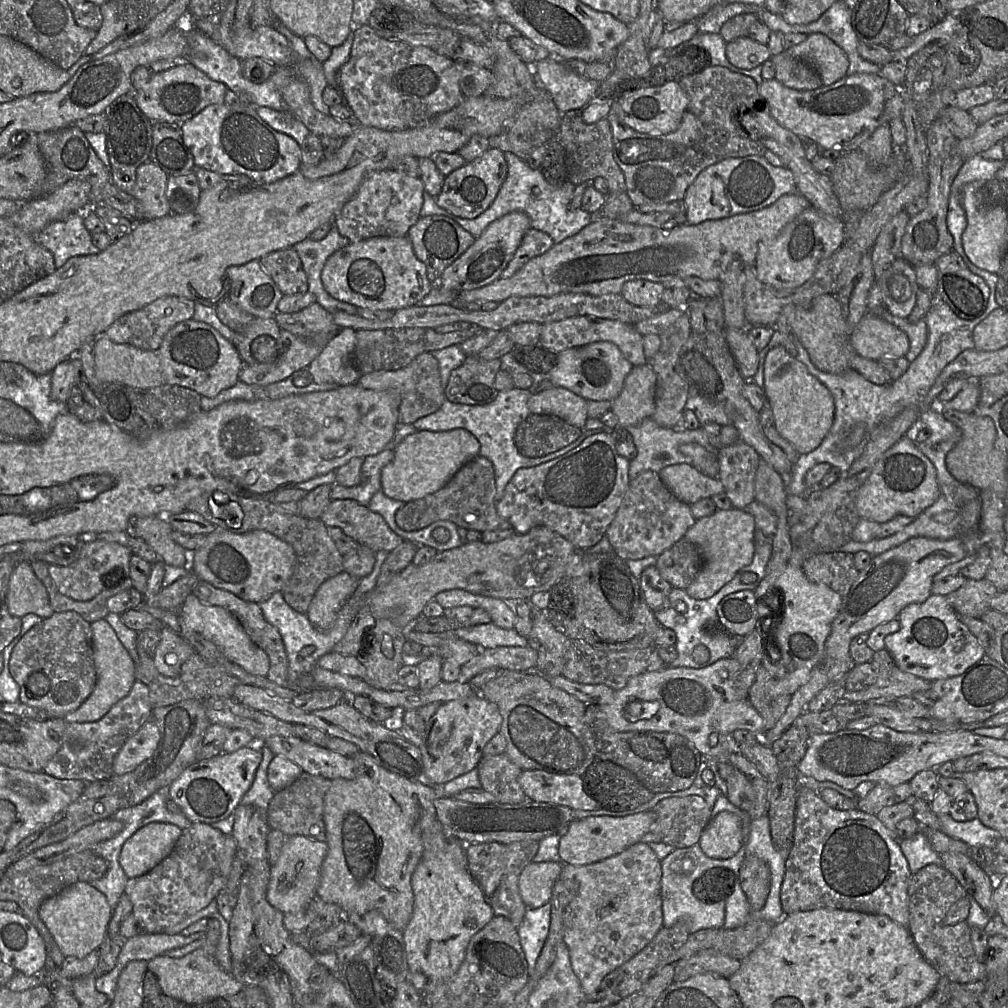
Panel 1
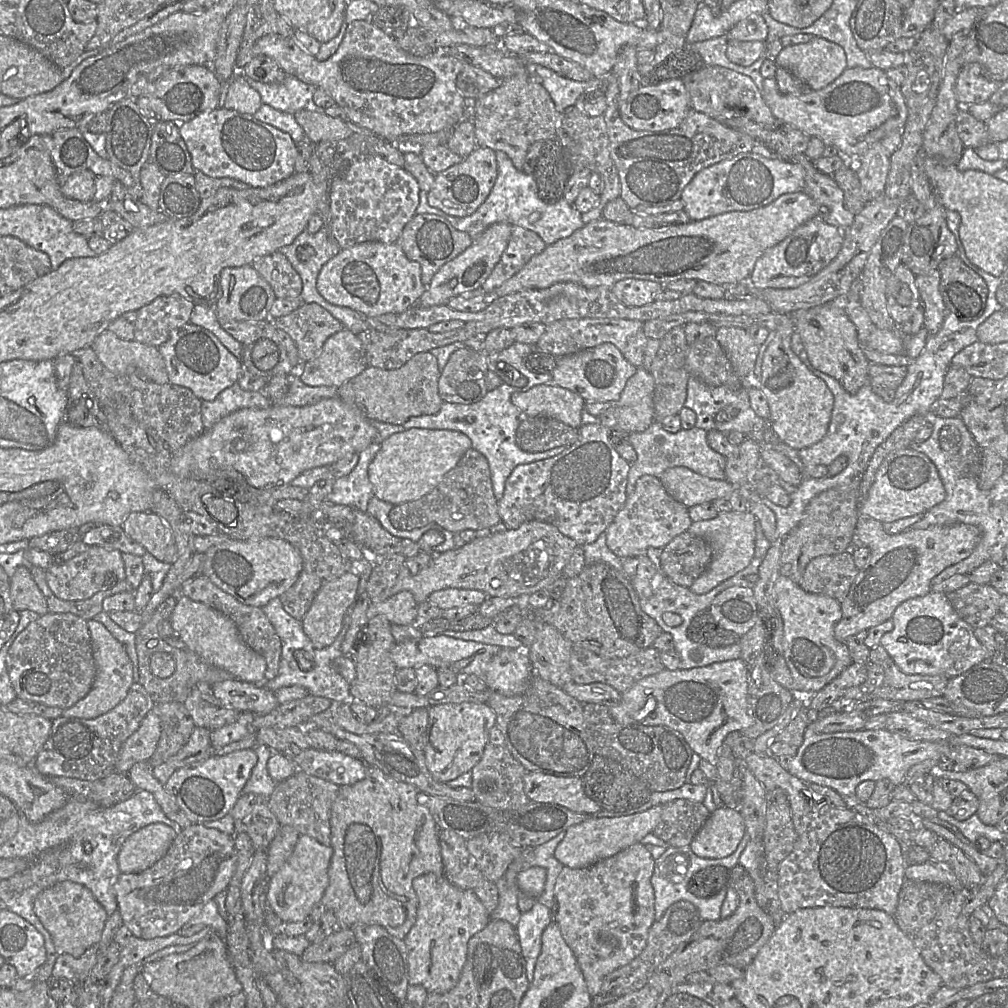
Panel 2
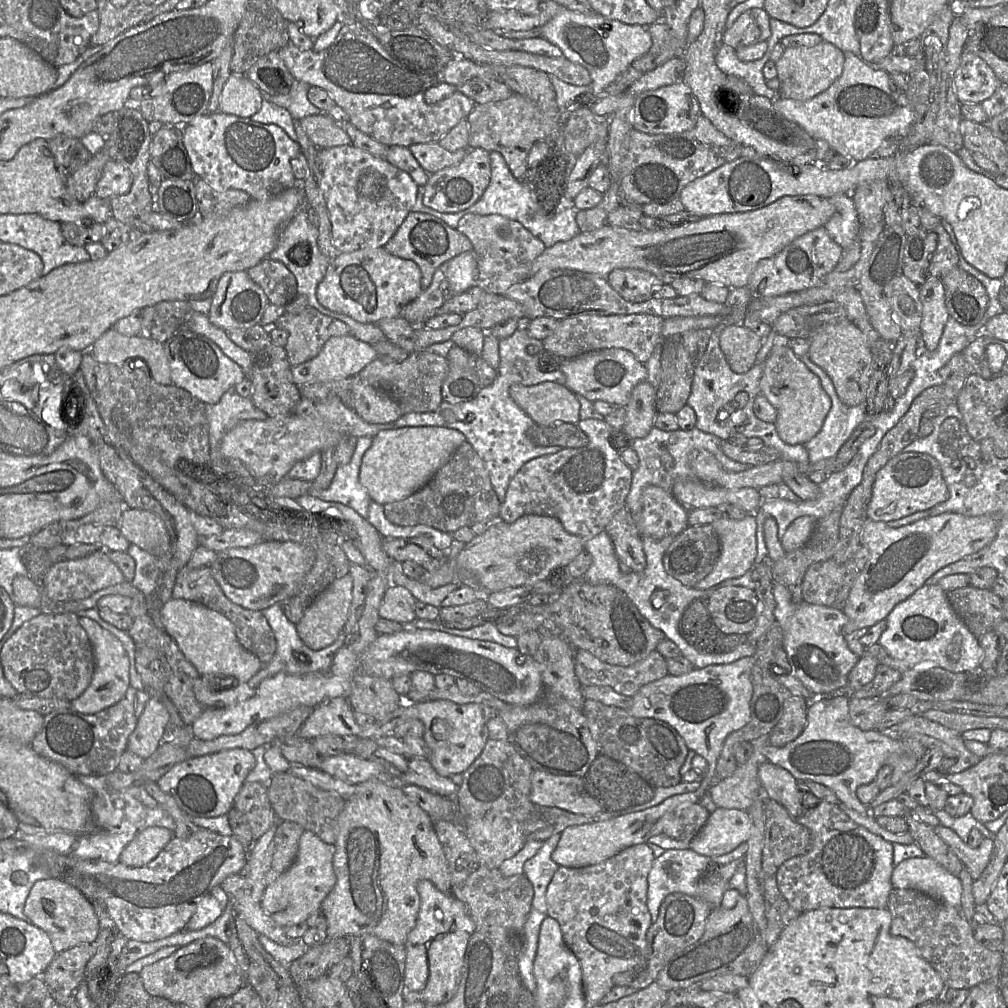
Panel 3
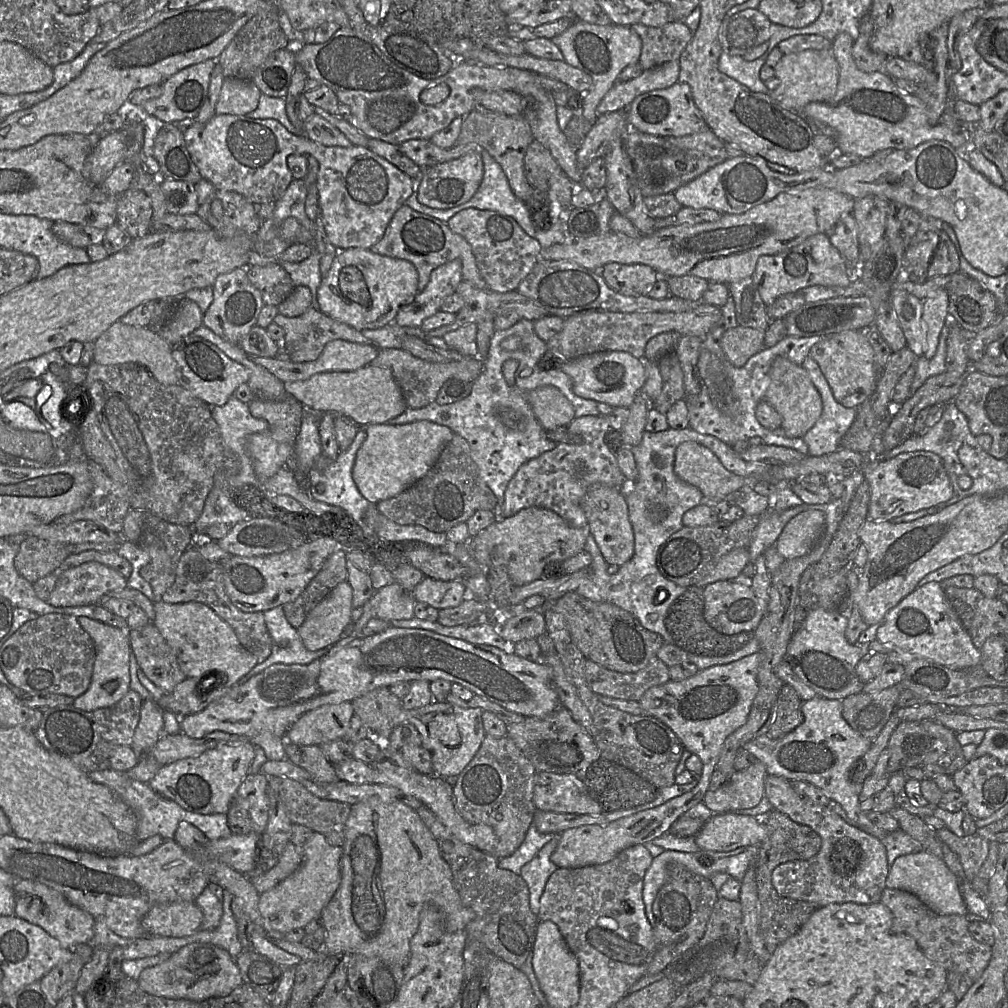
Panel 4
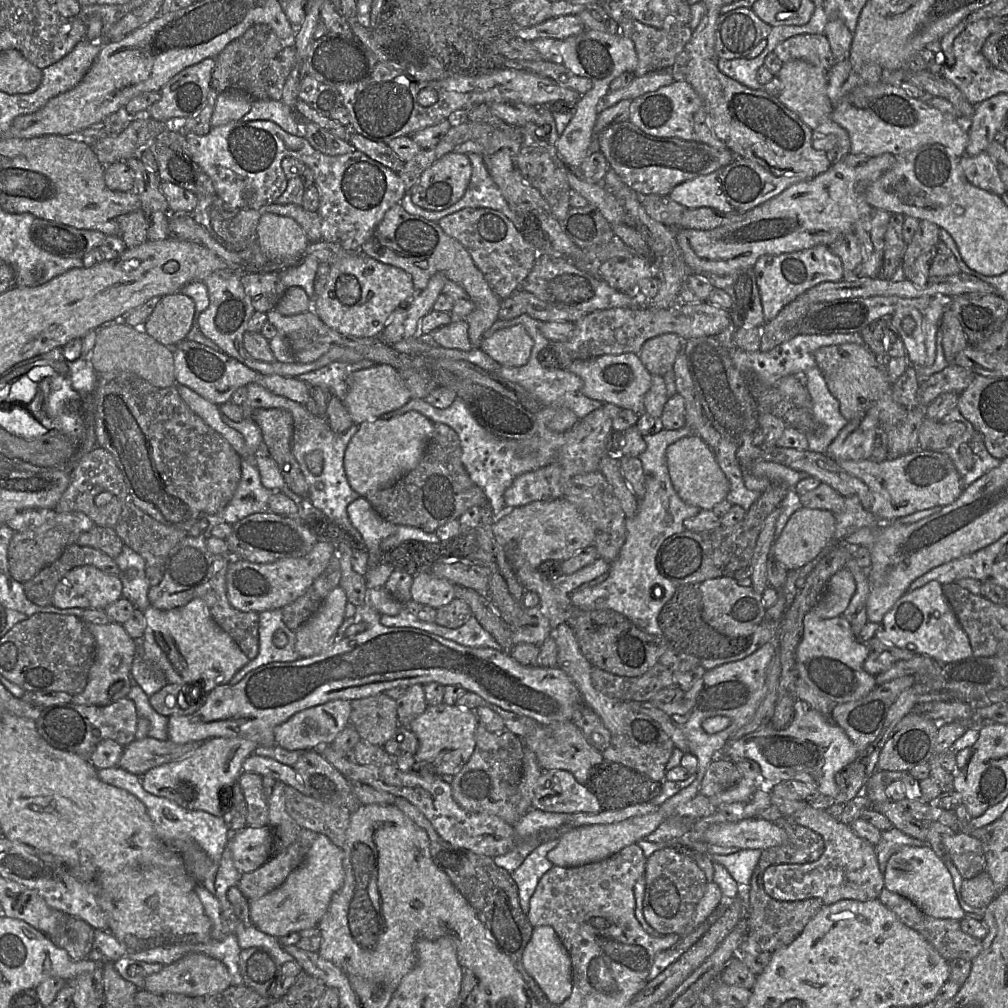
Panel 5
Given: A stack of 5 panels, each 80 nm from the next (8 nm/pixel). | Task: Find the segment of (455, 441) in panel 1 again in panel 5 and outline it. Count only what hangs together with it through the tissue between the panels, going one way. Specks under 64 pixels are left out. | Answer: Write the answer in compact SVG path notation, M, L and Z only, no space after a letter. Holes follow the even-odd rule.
M416 411L388 420L378 418L359 424L344 456L344 468L352 489L365 497L371 491L394 484L418 465L433 431L434 423Z

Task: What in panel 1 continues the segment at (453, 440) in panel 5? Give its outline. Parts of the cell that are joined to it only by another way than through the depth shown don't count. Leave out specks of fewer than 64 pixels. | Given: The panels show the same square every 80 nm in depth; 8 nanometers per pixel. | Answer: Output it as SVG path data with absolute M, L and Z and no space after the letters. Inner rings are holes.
M480 454L463 465L440 490L424 498L409 501L395 514L395 521L405 531L425 528L438 520L447 520L467 530L495 531L510 529L511 525L496 510L494 468L489 459Z

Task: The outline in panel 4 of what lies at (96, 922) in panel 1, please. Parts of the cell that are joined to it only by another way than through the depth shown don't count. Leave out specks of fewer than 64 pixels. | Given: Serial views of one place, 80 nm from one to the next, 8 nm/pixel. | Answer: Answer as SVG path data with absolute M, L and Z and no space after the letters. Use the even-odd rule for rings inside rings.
M16 878L14 915L35 924L59 941L64 948L92 944L95 919L85 910L70 904L58 891L38 882Z

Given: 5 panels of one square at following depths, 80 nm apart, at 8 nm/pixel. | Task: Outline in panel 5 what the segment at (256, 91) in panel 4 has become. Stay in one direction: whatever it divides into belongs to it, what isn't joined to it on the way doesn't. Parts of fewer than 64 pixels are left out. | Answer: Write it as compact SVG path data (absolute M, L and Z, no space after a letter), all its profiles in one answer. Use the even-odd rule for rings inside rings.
M240 91L219 93L211 116L211 126L217 127L240 120L250 111L252 100L247 94Z

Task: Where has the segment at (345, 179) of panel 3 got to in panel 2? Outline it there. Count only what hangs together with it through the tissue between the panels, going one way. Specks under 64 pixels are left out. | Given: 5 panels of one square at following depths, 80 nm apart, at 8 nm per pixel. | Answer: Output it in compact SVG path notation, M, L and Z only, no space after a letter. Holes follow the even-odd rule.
M369 153L358 156L347 169L330 182L330 227L341 249L365 242L396 243L404 226L416 215L420 187L417 180L404 168Z

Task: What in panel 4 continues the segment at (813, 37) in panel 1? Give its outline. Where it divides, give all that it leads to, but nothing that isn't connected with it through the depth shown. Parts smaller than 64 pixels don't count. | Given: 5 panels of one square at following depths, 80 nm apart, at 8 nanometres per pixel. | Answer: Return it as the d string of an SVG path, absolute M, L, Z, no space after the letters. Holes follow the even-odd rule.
M831 48L783 55L774 69L779 86L771 92L771 97L786 110L800 114L808 103L827 102L836 92L840 69Z

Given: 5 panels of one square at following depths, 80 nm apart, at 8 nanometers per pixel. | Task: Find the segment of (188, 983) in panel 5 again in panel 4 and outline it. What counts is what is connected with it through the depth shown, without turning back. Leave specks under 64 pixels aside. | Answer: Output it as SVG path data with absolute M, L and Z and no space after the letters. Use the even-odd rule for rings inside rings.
M210 943L186 945L166 961L145 968L137 981L140 988L150 995L190 1001L224 997L243 984L236 960L226 950Z

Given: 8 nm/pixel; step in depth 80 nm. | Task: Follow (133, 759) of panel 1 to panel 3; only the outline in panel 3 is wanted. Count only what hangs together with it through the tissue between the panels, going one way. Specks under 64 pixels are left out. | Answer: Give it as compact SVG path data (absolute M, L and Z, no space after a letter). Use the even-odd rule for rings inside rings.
M151 695L134 732L128 739L127 750L142 759L150 757L166 739L170 716L159 697Z

